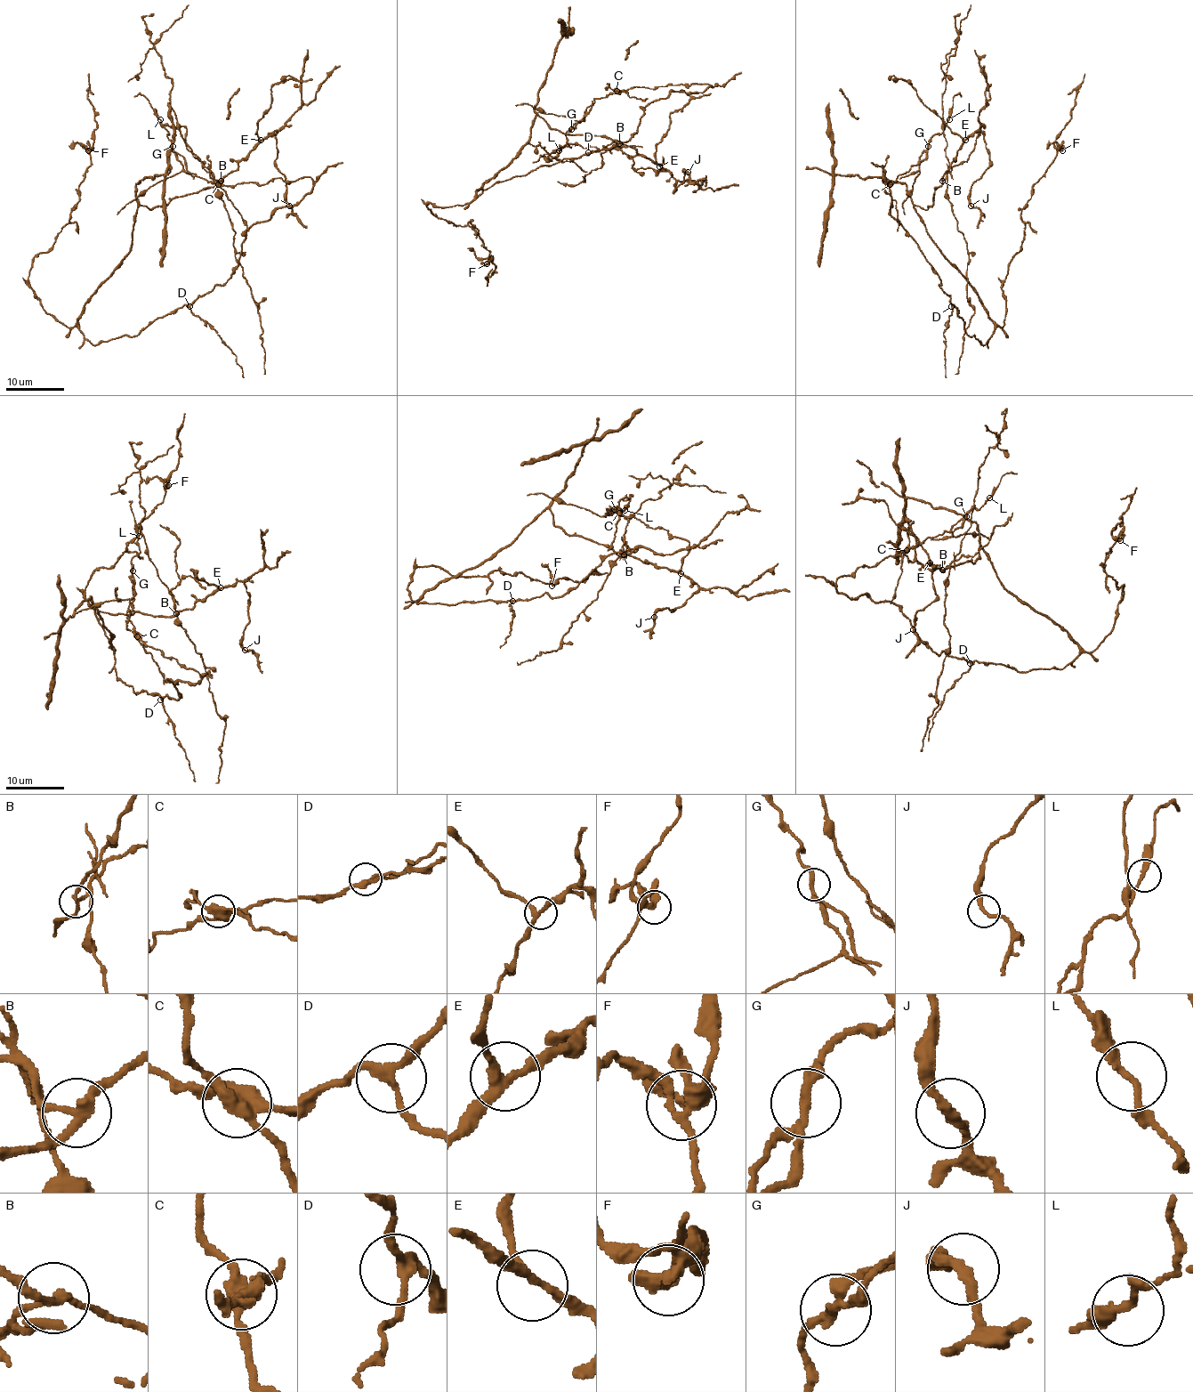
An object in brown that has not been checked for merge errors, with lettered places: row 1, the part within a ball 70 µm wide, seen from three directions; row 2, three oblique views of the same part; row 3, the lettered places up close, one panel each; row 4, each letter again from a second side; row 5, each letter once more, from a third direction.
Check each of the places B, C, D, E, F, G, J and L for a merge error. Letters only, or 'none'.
B, C, G

